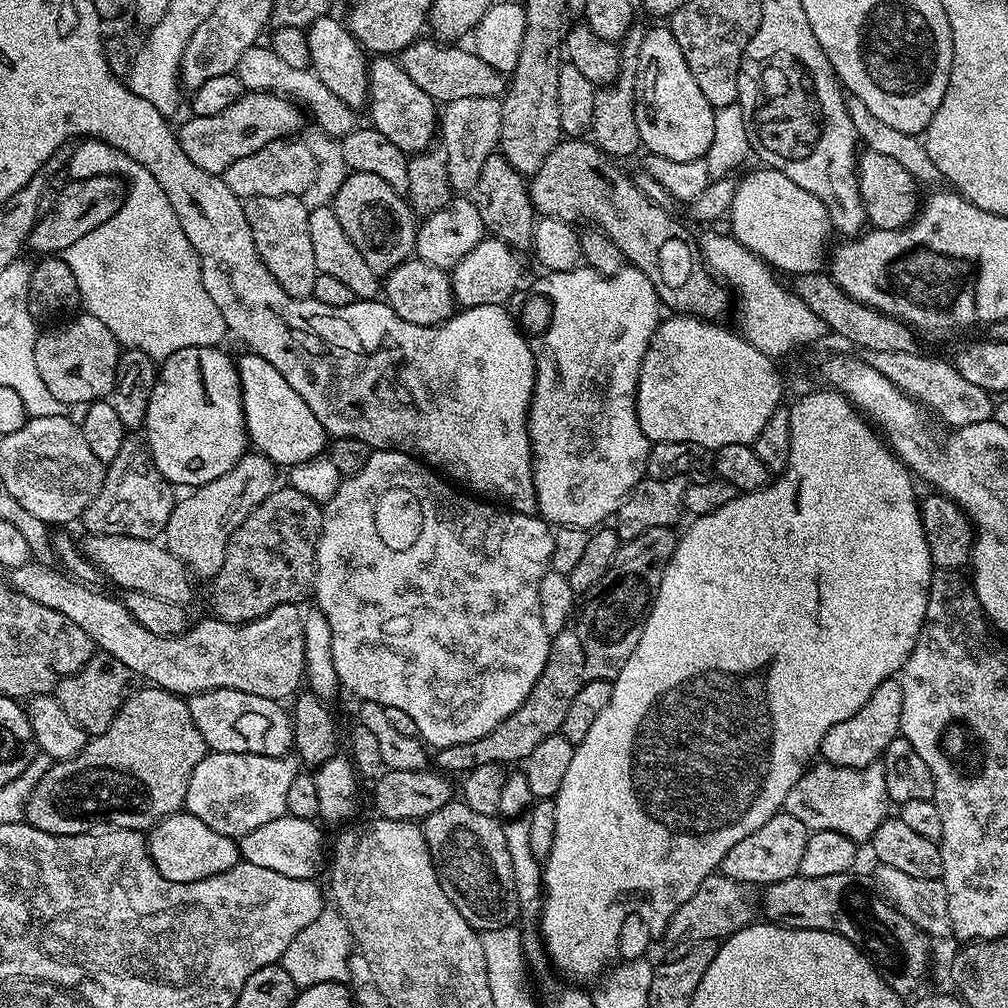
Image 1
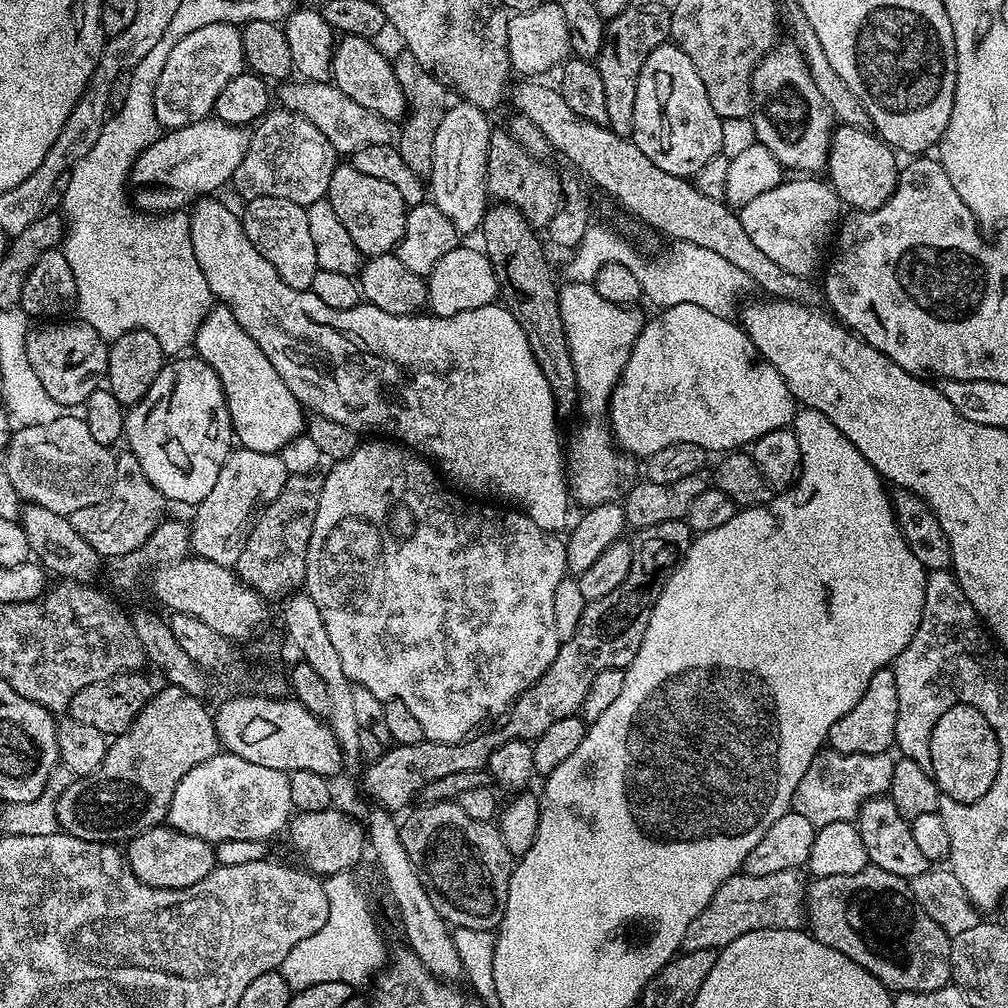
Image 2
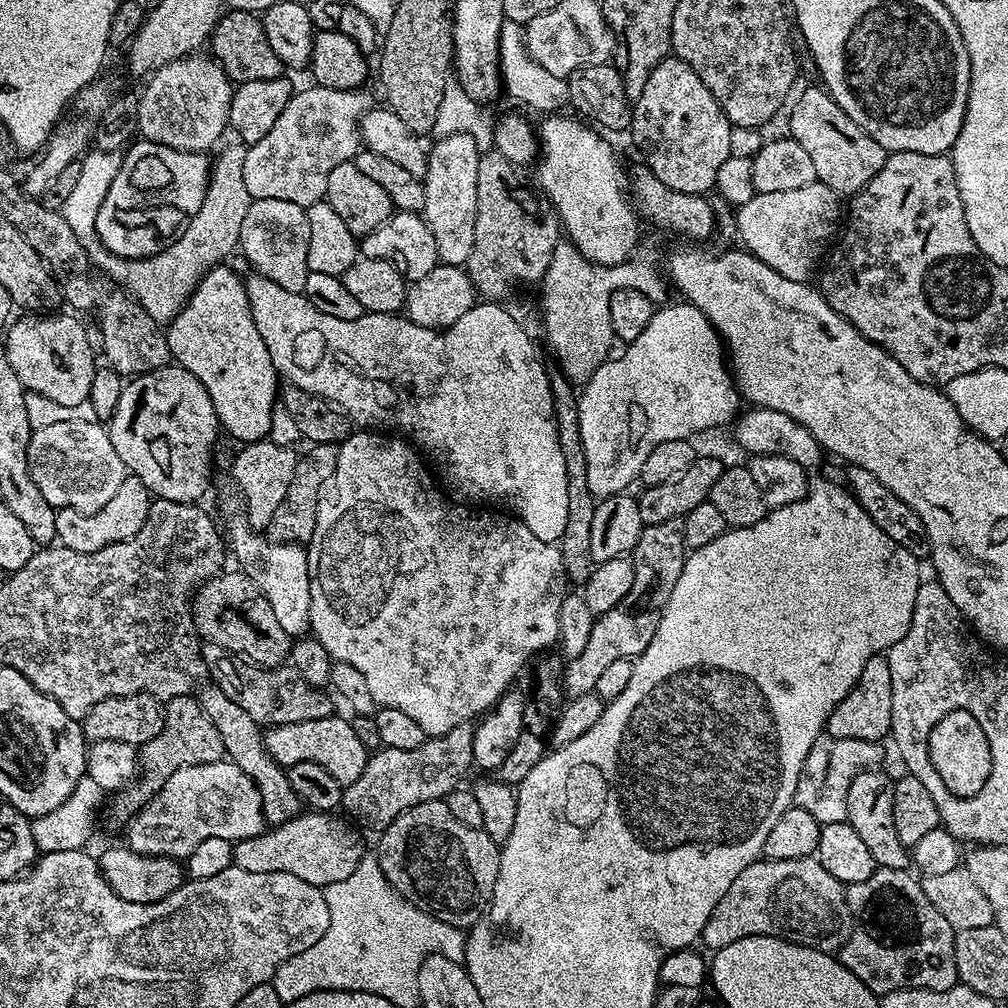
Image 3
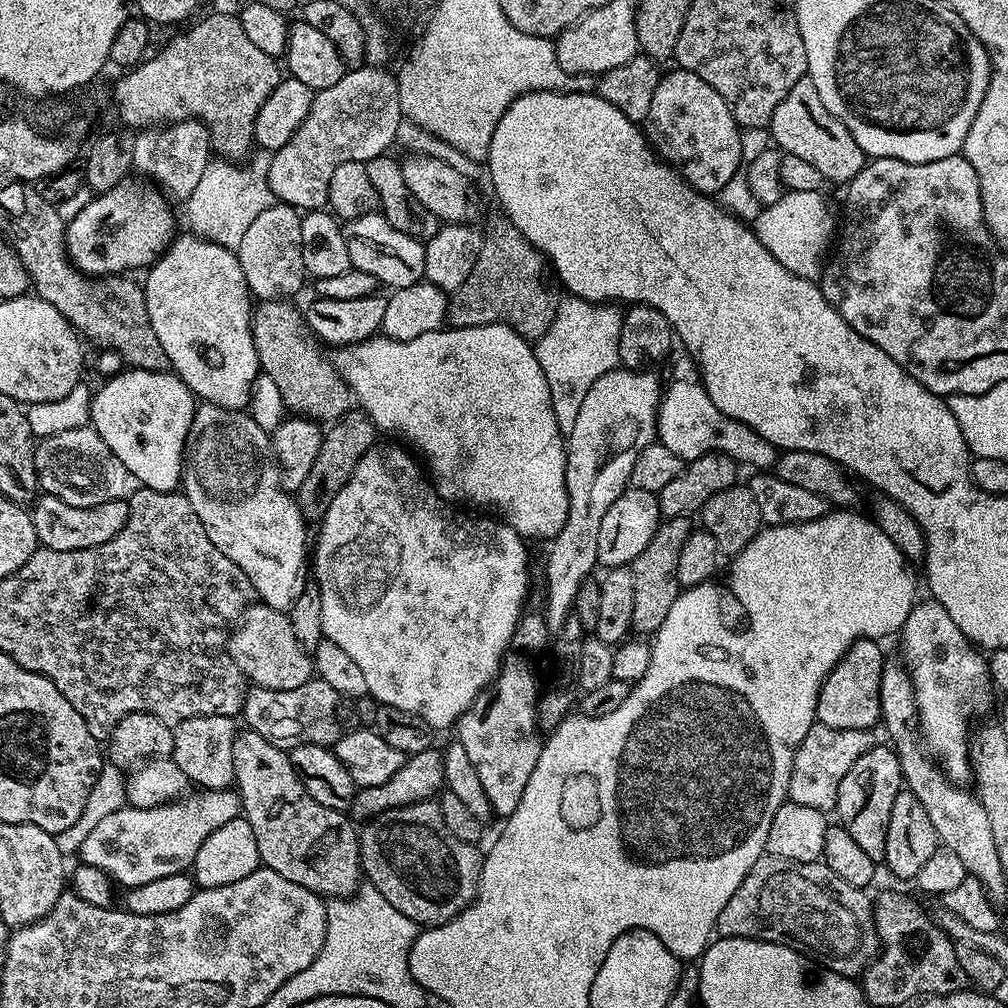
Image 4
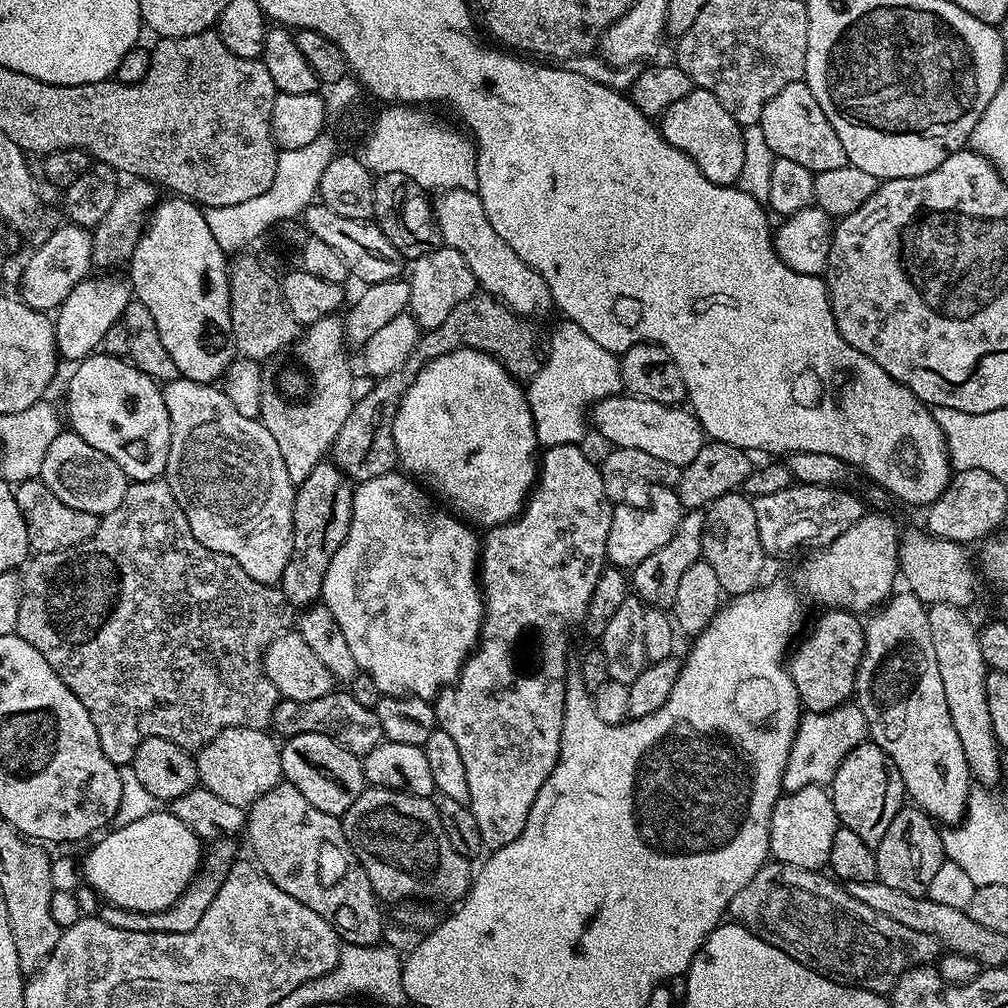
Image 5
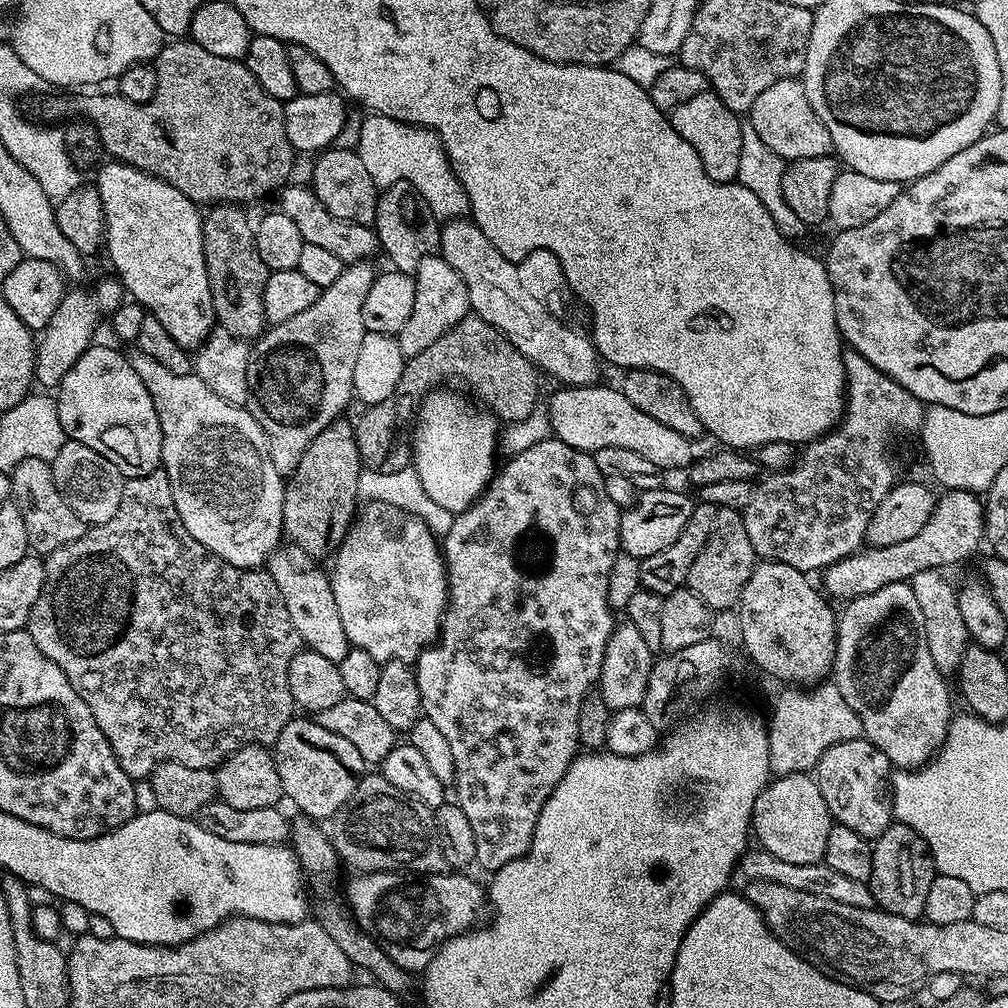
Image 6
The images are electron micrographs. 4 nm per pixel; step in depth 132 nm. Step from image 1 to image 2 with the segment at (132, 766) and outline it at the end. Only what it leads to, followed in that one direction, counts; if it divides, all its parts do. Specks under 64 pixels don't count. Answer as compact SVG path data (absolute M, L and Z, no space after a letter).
M102 762L102 770L91 772L88 776L73 779L71 782L73 784L66 785L64 793L61 791L56 797L56 823L59 831L66 832L74 838L94 838L94 842L102 842L102 838L107 838L109 842L127 842L147 828L157 827L168 815L168 807L156 804L154 794L144 790L140 786L140 780L136 782L128 778L110 776L106 772L106 762Z

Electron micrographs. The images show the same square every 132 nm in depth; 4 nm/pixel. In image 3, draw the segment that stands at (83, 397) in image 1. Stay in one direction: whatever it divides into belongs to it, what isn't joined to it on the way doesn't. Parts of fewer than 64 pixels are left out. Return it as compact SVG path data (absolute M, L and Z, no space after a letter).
M28 314L25 315L28 316L25 320L17 319L7 329L8 341L2 344L3 351L7 352L14 374L27 391L42 394L42 398L50 398L50 402L58 402L58 406L86 404L90 394L90 382L94 382L94 374L98 367L98 360L92 357L93 341L92 344L88 341L87 330L74 317L56 315L60 314Z

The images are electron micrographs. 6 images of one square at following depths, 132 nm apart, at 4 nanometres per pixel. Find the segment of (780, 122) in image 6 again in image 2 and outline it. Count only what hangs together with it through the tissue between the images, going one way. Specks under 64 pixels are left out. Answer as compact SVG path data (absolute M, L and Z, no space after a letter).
M846 124L833 131L826 176L841 201L847 207L849 204L849 209L858 212L878 210L896 189L898 163L895 155L897 153L875 131Z

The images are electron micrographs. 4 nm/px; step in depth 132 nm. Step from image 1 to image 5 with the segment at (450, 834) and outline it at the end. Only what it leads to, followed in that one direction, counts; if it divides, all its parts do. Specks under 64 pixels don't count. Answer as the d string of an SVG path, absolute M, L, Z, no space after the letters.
M365 787L364 793L346 810L342 817L346 838L352 841L352 849L370 878L370 886L381 901L391 902L433 902L432 900L452 900L459 902L468 894L474 879L469 857L458 854L442 830L436 804L427 796L415 796L409 792L399 792L393 788Z

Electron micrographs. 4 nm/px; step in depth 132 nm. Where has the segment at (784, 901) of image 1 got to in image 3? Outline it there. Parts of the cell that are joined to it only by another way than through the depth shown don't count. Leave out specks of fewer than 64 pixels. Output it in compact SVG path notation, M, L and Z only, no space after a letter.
M877 868L874 874L870 874L870 878L866 878L866 882L847 885L844 893L848 913L854 923L850 938L840 947L838 959L846 966L846 970L850 970L850 974L854 974L854 978L858 978L879 997L903 988L945 992L955 988L958 983L954 962L956 932L950 922L946 922L946 918L942 918L942 914L938 914L938 910L930 906L930 898L926 898L920 880L910 873L911 871L902 868Z

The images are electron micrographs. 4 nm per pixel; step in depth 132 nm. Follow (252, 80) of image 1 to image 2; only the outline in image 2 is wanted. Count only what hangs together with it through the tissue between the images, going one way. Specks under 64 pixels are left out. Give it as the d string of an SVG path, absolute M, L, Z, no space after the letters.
M299 82L288 84L280 92L279 102L285 109L298 113L308 119L330 140L338 154L351 154L362 146L378 146L391 144L394 140L394 128L378 114L366 110L366 106L358 106L354 98L342 94L332 82Z

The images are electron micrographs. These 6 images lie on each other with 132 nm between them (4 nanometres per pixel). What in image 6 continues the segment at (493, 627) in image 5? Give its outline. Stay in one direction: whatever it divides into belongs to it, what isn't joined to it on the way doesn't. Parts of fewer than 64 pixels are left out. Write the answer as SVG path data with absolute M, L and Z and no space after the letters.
M549 438L538 442L538 446L530 446L530 450L522 450L507 463L505 468L503 465L499 469L492 483L488 485L488 491L468 507L467 511L459 513L453 519L450 530L443 533L444 566L448 569L448 606L444 609L442 638L425 648L414 661L423 719L434 722L434 726L438 726L439 732L446 737L446 743L450 746L456 779L454 800L460 805L462 814L466 814L474 830L475 863L481 864L488 874L528 853L528 847L532 845L534 826L538 822L538 814L546 798L550 798L550 794L578 755L579 712L582 710L585 696L597 687L602 658L606 654L606 646L610 642L614 627L614 609L608 605L610 568L622 552L622 508L612 501L612 496L608 493L609 485L598 470L595 455L591 451L566 446L566 442Z

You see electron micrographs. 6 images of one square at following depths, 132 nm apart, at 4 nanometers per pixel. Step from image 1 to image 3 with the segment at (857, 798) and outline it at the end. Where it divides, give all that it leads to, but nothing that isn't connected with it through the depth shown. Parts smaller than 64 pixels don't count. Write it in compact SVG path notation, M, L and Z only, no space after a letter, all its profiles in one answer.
M821 734L814 742L814 746L810 746L810 754L806 754L802 774L798 774L793 805L806 810L806 814L813 816L822 826L847 821L850 782L854 782L858 774L883 765L880 763L884 760L884 746L878 740L866 742L856 738L834 738Z

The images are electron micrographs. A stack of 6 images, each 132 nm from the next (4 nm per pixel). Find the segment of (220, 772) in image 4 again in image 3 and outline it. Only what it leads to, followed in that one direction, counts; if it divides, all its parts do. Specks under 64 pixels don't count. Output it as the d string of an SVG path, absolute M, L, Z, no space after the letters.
M195 695L176 696L167 701L163 714L162 730L157 736L150 738L150 742L141 744L138 748L138 779L135 783L139 788L146 784L146 790L148 790L146 798L142 798L143 804L147 804L160 791L160 788L175 771L186 766L216 763L225 759L222 738L219 736L214 722L210 722L206 710L202 710L199 699Z

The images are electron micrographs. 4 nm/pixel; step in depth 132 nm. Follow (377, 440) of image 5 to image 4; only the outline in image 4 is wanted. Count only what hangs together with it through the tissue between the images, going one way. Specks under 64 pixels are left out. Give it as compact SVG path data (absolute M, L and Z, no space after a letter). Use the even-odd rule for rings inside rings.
M499 219L489 226L488 236L486 232L483 237L478 262L474 262L474 270L470 270L466 282L462 282L462 286L458 286L455 292L451 293L448 302L447 323L454 328L505 324L513 328L525 340L535 342L542 334L546 334L550 330L550 322L554 322L554 314L561 297L548 292L550 265L547 256L539 252L508 219ZM359 410L348 412L324 432L324 441L318 450L318 458L314 458L314 466L310 466L306 482L302 482L302 486L294 493L296 505L300 507L305 521L319 522L324 519L334 494L342 490L350 474L354 474L354 466L362 462L362 454L366 454L366 450L370 450L377 440L378 429L372 425L371 418Z

